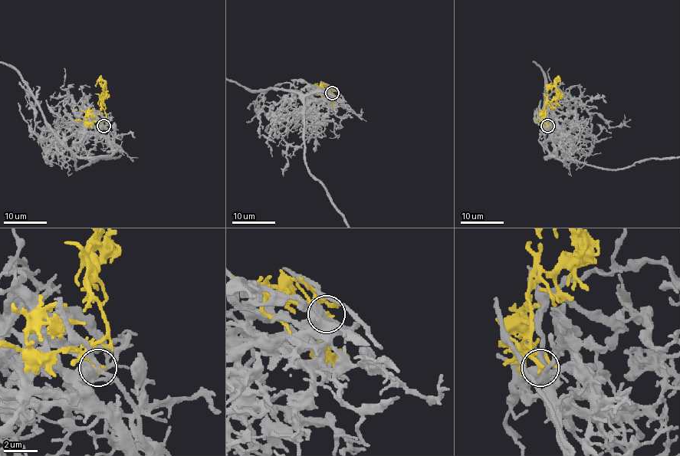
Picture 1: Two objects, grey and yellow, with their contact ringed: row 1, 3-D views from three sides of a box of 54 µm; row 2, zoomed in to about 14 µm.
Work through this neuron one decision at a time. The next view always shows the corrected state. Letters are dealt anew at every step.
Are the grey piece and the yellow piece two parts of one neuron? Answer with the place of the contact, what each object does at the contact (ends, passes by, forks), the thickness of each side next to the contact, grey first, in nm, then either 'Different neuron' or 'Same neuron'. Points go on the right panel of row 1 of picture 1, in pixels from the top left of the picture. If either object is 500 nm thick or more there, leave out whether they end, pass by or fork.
Place: (547, 126). At the ring grey forks. At the ring yellow ends. Thickness 400 nm (grey) against 280 nm. Different neuron

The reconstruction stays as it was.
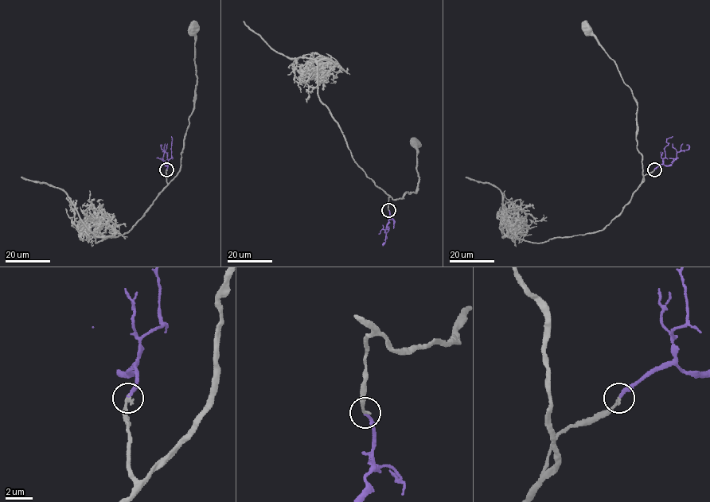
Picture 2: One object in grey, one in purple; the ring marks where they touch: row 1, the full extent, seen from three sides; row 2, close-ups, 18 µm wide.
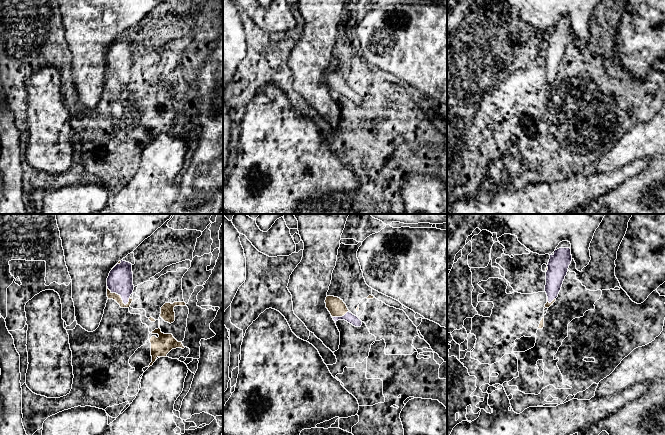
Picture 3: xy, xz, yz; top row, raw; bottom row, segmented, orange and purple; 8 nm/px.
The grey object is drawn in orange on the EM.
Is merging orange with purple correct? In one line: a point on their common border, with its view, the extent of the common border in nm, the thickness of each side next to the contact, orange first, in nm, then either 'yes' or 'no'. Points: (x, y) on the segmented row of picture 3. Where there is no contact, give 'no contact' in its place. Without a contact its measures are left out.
meets orange in xy at (119, 295); contact 220 nm long; 60 nm thick on the orange side, 200 nm on the other; yes

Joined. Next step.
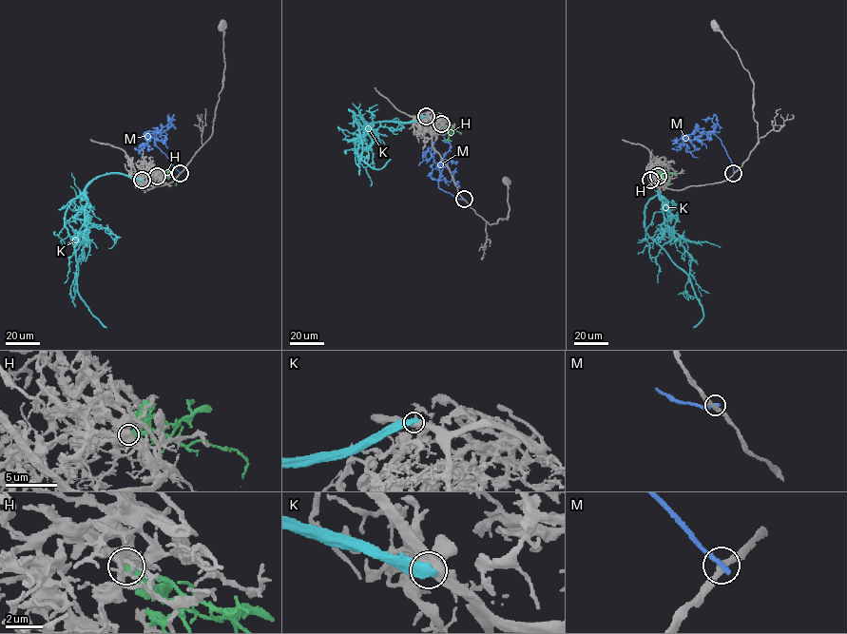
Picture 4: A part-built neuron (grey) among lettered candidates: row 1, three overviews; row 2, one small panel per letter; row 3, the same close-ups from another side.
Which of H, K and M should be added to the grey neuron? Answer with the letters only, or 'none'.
H

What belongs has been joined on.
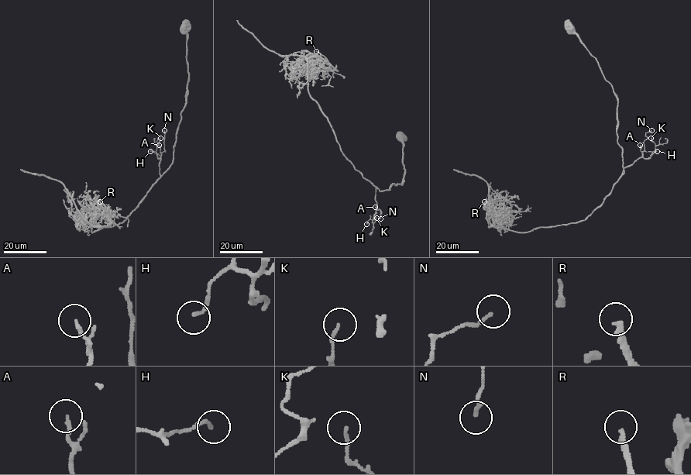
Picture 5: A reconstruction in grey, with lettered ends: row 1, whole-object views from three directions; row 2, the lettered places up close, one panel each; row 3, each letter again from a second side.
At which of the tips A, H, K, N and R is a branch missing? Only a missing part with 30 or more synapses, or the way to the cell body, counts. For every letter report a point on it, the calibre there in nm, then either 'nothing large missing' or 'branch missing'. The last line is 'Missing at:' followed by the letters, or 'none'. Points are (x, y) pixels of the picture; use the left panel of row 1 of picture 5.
A: place (159, 145); calibre 170 nm; nothing large missing
H: place (150, 151); calibre 150 nm; nothing large missing
K: place (160, 138); calibre 150 nm; nothing large missing
N: place (164, 130); calibre 150 nm; nothing large missing
R: place (100, 201); calibre 240 nm; branch missing
Missing at: R

